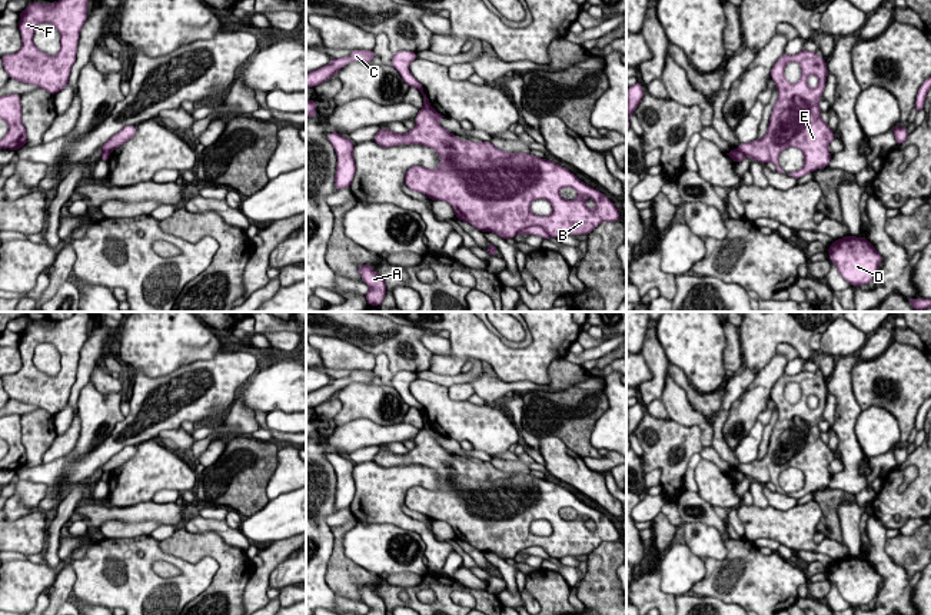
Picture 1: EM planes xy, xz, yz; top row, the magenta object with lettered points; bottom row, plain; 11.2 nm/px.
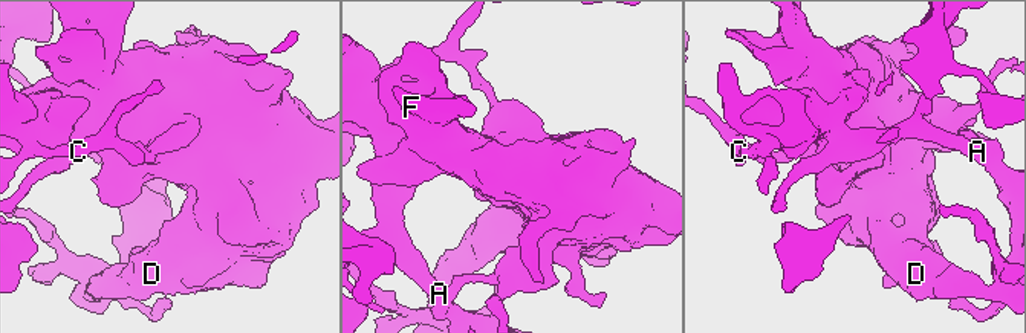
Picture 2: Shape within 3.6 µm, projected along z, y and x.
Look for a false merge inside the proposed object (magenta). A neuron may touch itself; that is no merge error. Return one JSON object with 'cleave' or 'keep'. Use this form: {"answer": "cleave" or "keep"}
{"answer": "cleave"}

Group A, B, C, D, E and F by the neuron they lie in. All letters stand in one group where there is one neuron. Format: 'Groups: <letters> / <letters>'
Groups: A C / B D E F

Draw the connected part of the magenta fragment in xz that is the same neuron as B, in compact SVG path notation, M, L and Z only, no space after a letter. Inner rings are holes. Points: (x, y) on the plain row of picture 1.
M422 428L416 436L416 446L408 453L393 453L380 449L373 462L382 468L400 465L422 465L433 469L440 476L438 489L412 486L405 496L405 505L413 512L426 515L430 521L448 522L456 539L468 542L482 552L493 552L503 559L515 558L529 546L541 546L551 558L568 555L589 555L602 542L619 541L621 535L604 513L581 502L568 489L555 482L539 479L531 473L508 473L499 471L491 462L462 462L456 453L448 452L439 445L440 433ZM562 508L573 508L578 512L575 521L561 518ZM545 519L552 525L549 536L538 536L531 532L531 523Z

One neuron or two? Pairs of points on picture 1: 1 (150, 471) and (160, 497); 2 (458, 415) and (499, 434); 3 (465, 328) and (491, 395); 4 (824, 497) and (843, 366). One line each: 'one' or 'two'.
1: two
2: one
3: two
4: two

